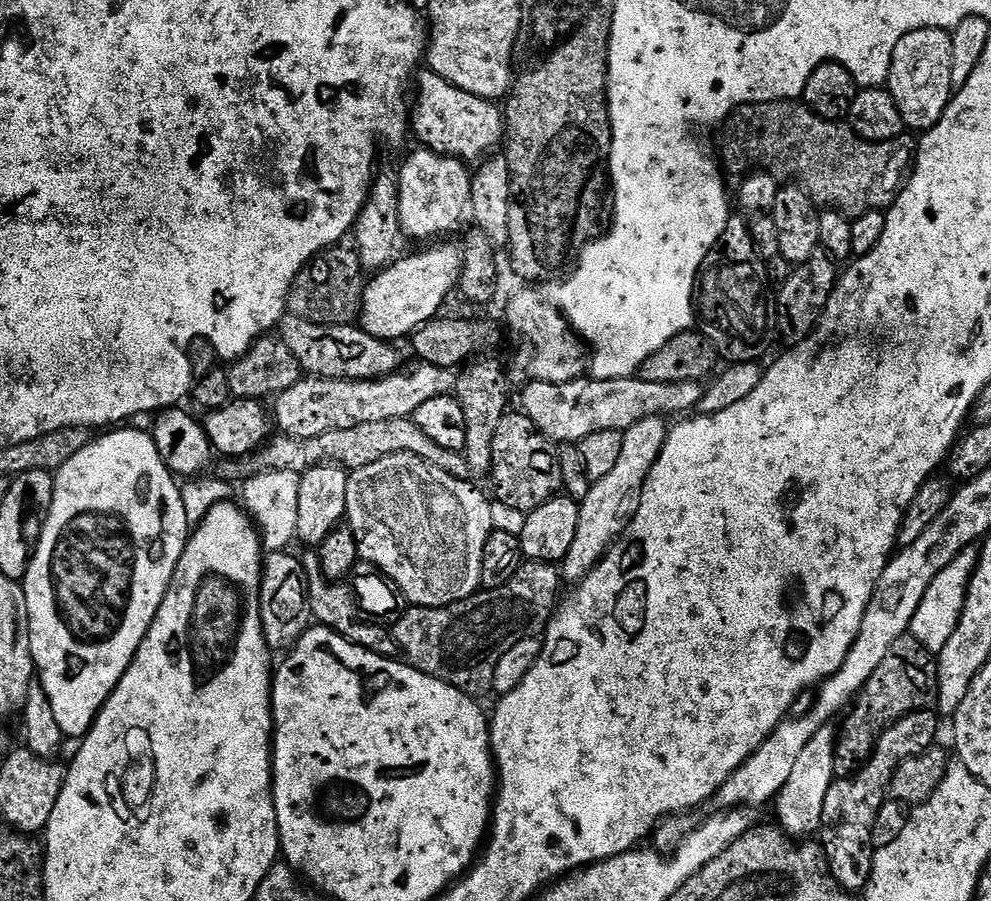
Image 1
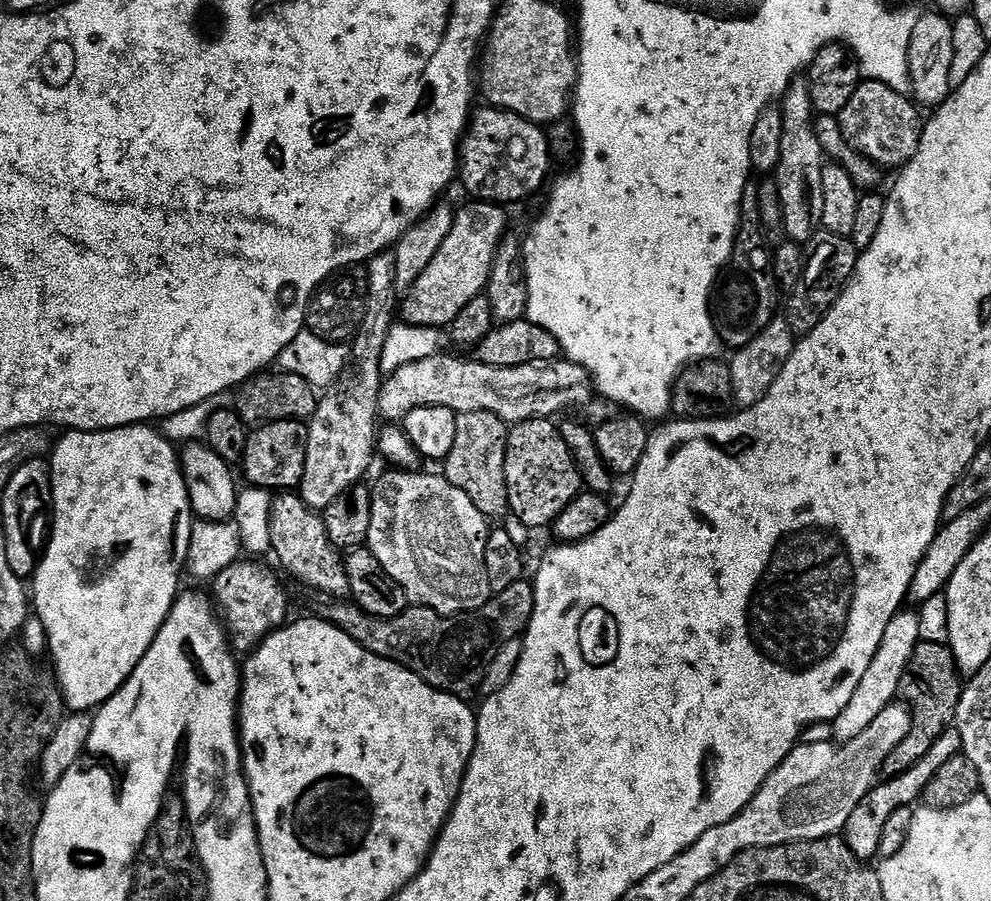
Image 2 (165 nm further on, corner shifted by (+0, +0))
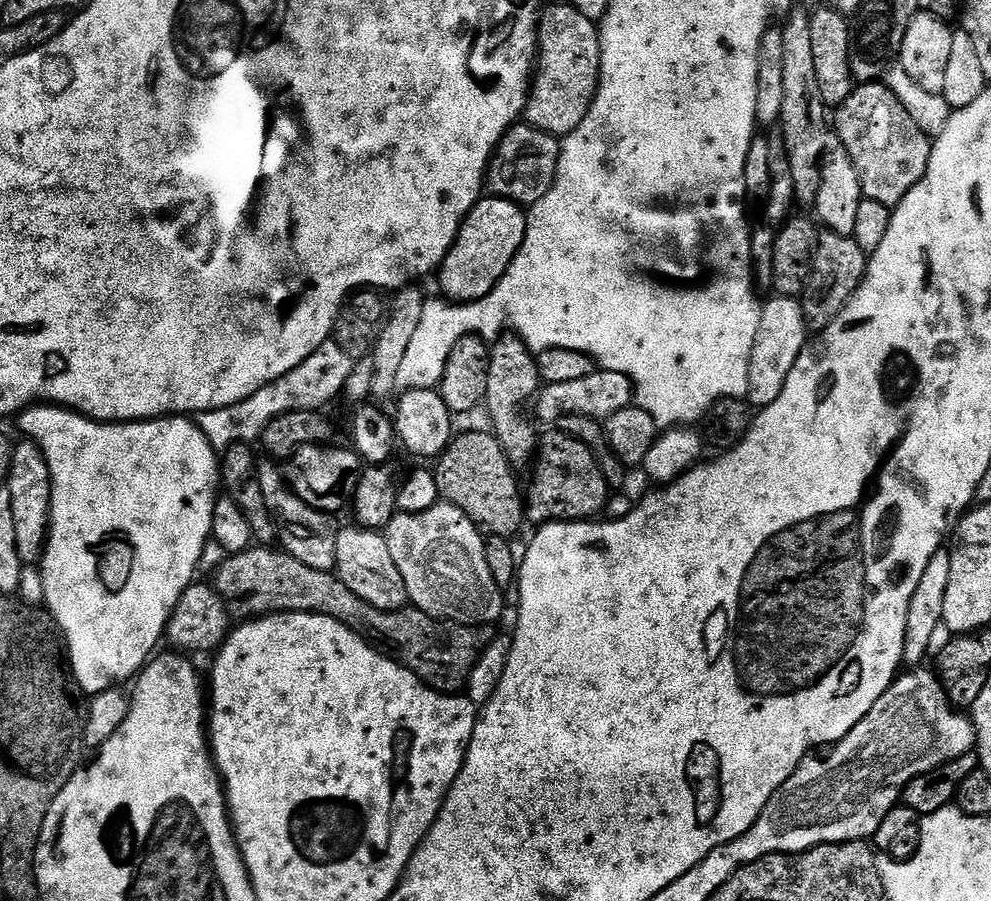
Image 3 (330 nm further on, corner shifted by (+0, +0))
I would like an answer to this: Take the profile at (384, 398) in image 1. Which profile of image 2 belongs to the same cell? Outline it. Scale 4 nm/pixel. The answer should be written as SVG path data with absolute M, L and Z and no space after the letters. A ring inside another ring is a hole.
M437 354L430 358L422 358L422 362L410 362L398 370L387 373L386 379L380 385L380 402L378 412L388 422L402 422L410 410L418 410L418 406L446 406L456 413L489 412L511 426L527 420L555 417L555 412L564 412L575 404L587 405L594 396L594 381L588 371L567 358L551 360L550 362L534 362L526 366L486 366L479 362L467 364L456 356Z

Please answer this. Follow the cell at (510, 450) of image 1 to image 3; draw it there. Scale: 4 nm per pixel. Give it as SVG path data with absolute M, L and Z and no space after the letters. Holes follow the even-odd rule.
M548 430L541 435L536 449L536 458L531 465L532 481L526 484L526 520L529 525L543 526L557 522L588 522L605 511L610 489L594 454L582 442L559 430Z

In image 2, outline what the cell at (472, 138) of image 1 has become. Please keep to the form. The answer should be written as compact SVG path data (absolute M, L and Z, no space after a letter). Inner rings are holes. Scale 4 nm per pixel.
M491 106L477 107L469 121L468 130L460 142L458 153L458 180L464 183L464 188L469 192L469 197L480 202L509 206L532 196L544 184L548 176L548 144L549 137L545 129L538 124L531 124L526 118L508 112L504 108Z

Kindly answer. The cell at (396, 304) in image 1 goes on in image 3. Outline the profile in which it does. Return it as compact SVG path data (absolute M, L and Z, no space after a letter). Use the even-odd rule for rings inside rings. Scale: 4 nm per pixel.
M493 195L480 199L460 227L455 246L440 263L438 277L440 276L440 288L445 292L441 293L449 301L458 304L469 304L486 298L514 262L526 238L527 225L525 209L513 200L501 200Z

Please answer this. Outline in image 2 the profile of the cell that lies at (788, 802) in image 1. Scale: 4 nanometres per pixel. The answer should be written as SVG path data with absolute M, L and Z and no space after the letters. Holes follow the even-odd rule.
M908 611L897 612L890 626L886 626L886 634L882 634L882 646L878 646L878 654L874 654L866 674L862 674L862 682L858 682L854 698L850 698L850 702L846 702L846 710L842 710L842 714L831 721L831 739L837 745L850 742L850 738L858 738L858 734L862 734L862 730L866 730L866 726L870 726L870 722L874 722L874 718L878 718L878 714L882 714L882 710L897 699L904 672L916 653L916 647L922 643L919 636L920 613Z

